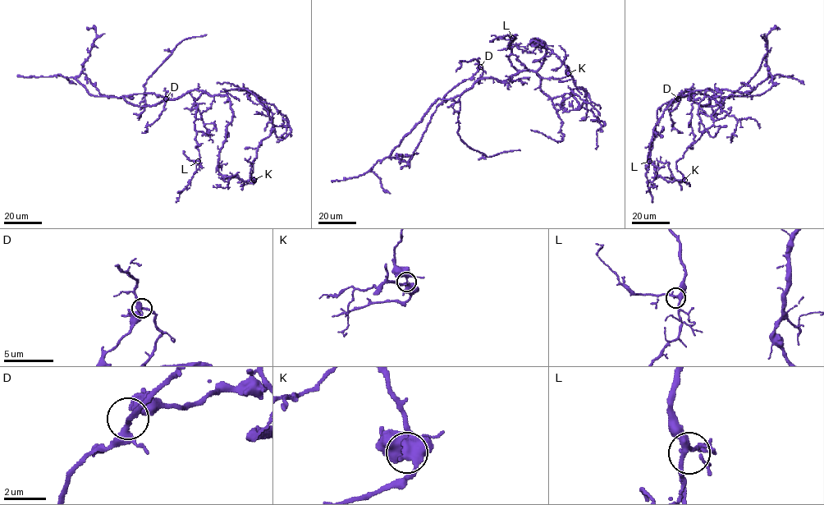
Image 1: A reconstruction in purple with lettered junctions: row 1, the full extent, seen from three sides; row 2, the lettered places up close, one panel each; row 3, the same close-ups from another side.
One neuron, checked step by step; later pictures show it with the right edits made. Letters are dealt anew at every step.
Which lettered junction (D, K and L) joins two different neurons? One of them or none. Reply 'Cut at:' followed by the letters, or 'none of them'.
Cut at: K

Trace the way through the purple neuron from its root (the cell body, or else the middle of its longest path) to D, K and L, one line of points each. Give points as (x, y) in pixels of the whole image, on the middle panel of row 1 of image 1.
D: (497, 80), (487, 77), (479, 80), (483, 71), (480, 66)
K: (497, 80), (540, 67), (547, 51), (534, 39), (531, 43), (549, 48), (568, 73)
L: (497, 80), (506, 80), (518, 71), (508, 57), (511, 50), (508, 44), (512, 38)

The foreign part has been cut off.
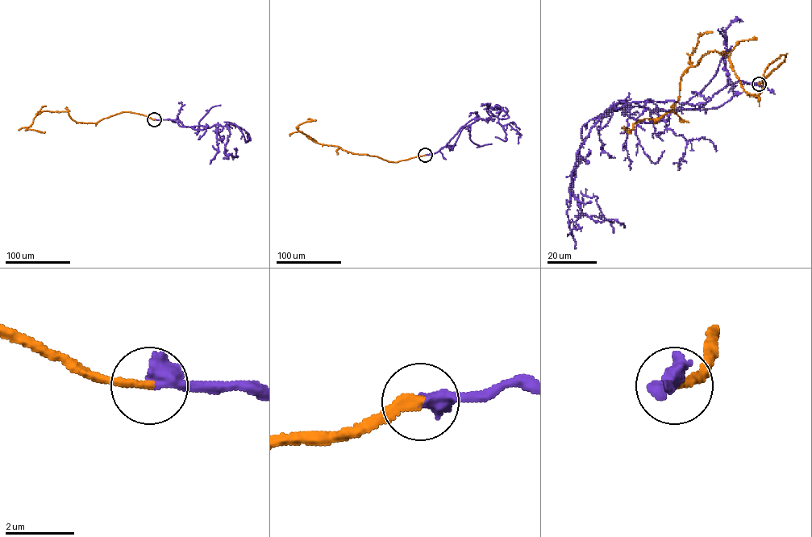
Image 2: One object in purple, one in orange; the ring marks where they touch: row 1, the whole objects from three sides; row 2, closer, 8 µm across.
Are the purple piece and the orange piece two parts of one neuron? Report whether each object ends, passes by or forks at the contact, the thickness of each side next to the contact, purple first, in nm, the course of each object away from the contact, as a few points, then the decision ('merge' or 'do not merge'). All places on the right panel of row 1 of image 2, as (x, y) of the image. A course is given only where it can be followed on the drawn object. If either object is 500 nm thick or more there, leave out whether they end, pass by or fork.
calibres 500 and 280 nm; course purple (759, 83), (653, 110), (648, 123), (620, 101), (572, 172), (580, 214), (602, 222), (597, 196), (581, 191); course orange (759, 84), (786, 53), (755, 97), (741, 87), (730, 52), (712, 51), (680, 77), (669, 113), (625, 126); merge

